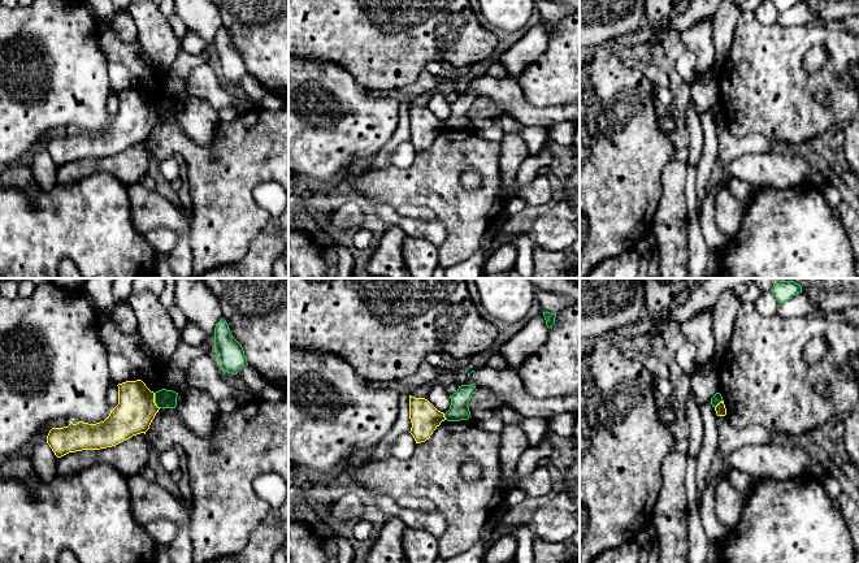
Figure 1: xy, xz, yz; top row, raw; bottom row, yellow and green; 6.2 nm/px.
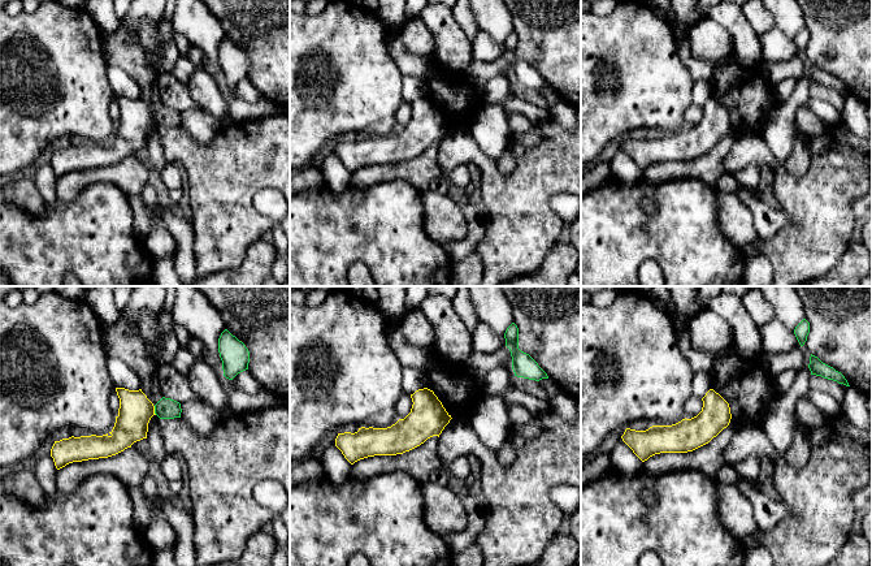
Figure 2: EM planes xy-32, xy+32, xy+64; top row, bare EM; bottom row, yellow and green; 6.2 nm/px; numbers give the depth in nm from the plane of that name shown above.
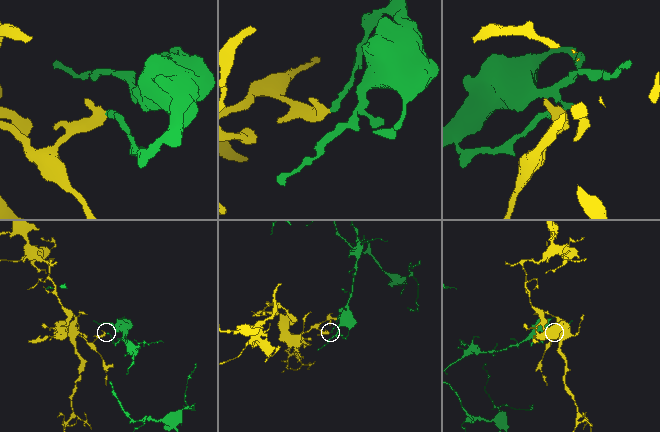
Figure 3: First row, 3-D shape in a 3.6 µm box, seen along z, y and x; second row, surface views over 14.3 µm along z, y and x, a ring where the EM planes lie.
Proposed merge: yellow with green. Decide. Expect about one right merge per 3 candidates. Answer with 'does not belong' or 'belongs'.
does not belong

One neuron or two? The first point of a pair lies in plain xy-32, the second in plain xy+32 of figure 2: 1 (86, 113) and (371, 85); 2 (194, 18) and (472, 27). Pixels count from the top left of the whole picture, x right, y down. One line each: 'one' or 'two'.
1: one
2: two

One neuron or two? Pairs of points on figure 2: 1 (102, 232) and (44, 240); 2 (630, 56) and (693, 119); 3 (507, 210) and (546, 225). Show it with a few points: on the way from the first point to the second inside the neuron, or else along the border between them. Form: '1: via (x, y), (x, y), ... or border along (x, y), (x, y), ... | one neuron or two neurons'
1: via (87, 238), (59, 240) | one neuron
2: border along (692, 102), (685, 111), (684, 125) | two neurons
3: via (516, 214), (528, 225), (537, 225) | one neuron

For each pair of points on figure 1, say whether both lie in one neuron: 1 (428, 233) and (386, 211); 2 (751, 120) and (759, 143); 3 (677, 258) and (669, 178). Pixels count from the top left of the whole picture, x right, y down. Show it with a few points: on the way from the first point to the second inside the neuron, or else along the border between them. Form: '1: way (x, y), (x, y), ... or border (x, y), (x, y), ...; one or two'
1: way (417, 232), (411, 230), (397, 220); one
2: border (725, 124), (734, 135), (760, 133), (776, 147); two
3: way (672, 238), (672, 198); one

